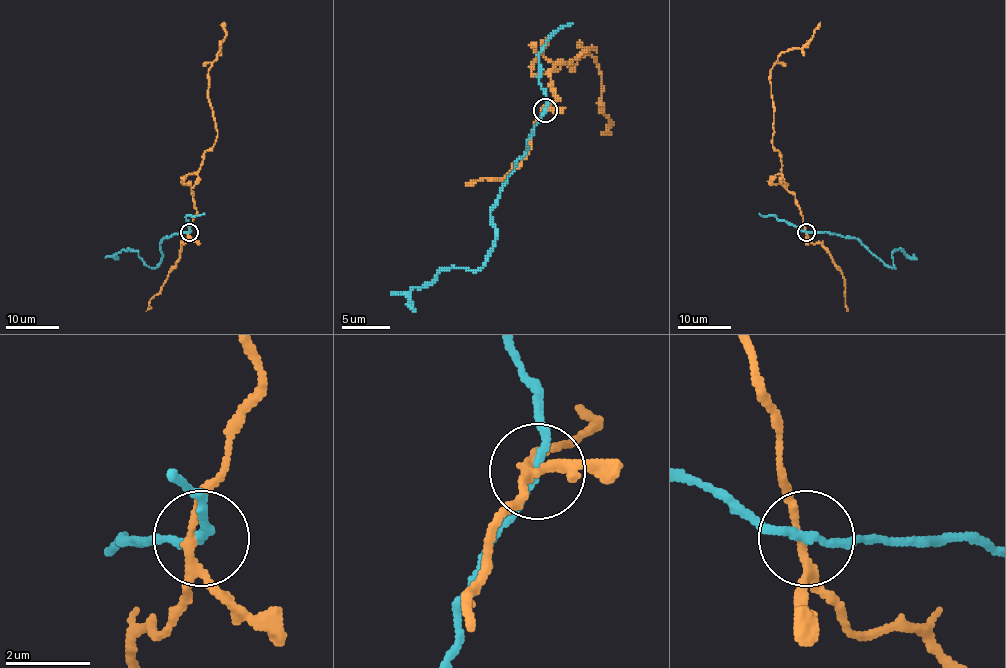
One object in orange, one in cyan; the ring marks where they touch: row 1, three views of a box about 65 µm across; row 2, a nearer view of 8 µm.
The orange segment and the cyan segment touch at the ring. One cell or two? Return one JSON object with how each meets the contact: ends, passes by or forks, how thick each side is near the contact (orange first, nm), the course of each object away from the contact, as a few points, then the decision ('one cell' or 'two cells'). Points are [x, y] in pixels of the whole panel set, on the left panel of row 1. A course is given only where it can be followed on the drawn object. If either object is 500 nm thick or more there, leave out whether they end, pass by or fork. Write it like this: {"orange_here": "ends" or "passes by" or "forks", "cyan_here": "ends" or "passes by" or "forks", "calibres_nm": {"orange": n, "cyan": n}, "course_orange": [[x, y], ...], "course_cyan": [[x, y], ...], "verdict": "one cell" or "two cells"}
{"orange_here": "forks", "cyan_here": "passes by", "calibres_nm": {"orange": 170, "cyan": 180}, "course_orange": [[188, 231], [196, 213], [191, 188], [198, 180], [203, 155], [216, 139], [208, 70], [225, 37], [223, 22]], "course_cyan": [[190, 231], [165, 237], [155, 267], [127, 249], [118, 251], [118, 259]], "verdict": "two cells"}

